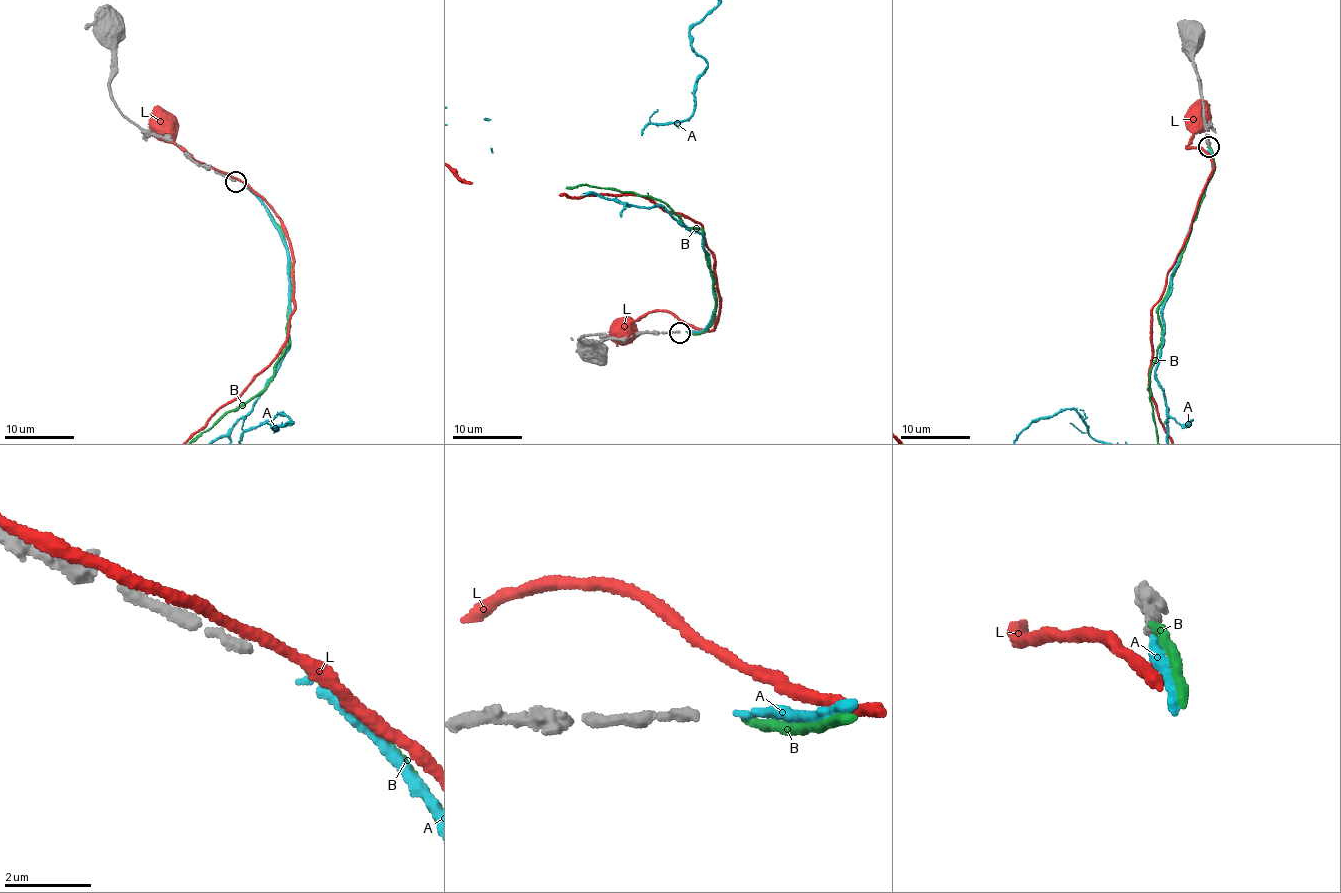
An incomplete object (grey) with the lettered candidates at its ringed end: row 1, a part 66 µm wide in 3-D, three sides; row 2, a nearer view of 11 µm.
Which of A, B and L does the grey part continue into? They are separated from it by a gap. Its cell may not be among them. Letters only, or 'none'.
A

